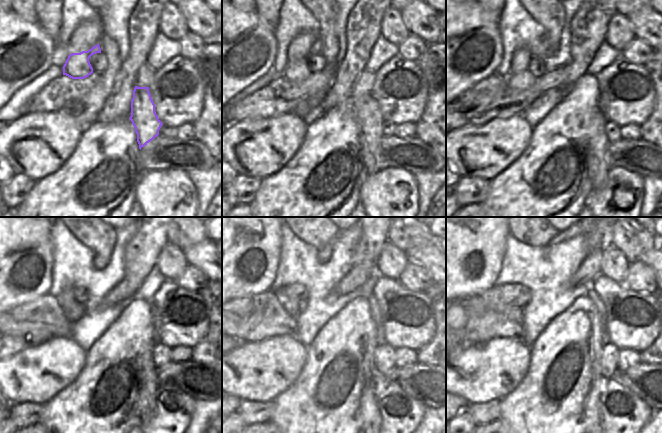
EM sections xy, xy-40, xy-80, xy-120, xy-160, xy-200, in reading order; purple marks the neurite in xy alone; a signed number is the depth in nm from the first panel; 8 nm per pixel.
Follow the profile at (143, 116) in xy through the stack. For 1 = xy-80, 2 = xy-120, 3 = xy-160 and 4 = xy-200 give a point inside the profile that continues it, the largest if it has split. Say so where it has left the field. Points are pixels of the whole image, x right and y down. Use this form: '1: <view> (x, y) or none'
1: xy-80 (597, 166)
2: xy-120 (151, 385)
3: xy-160 (376, 420)
4: xy-200 (600, 416)

